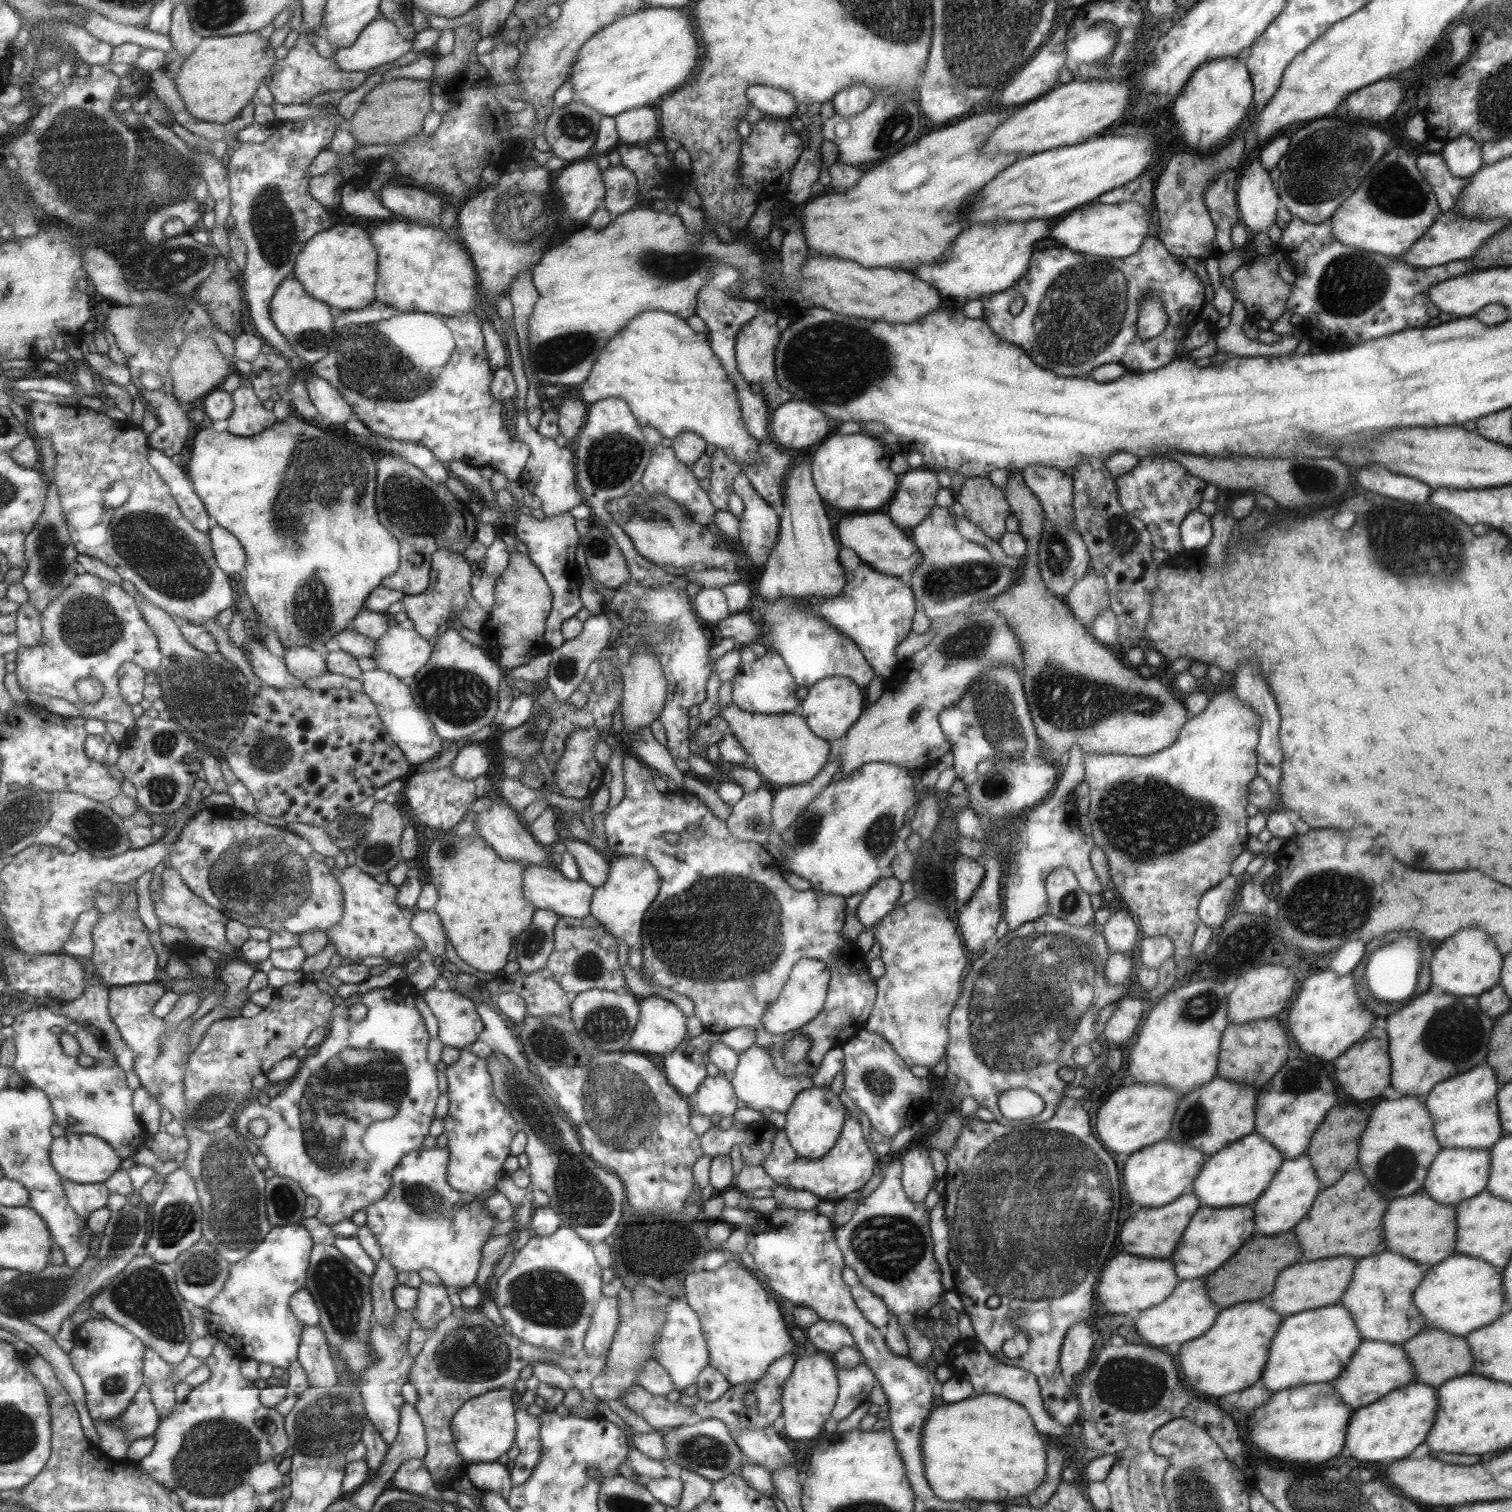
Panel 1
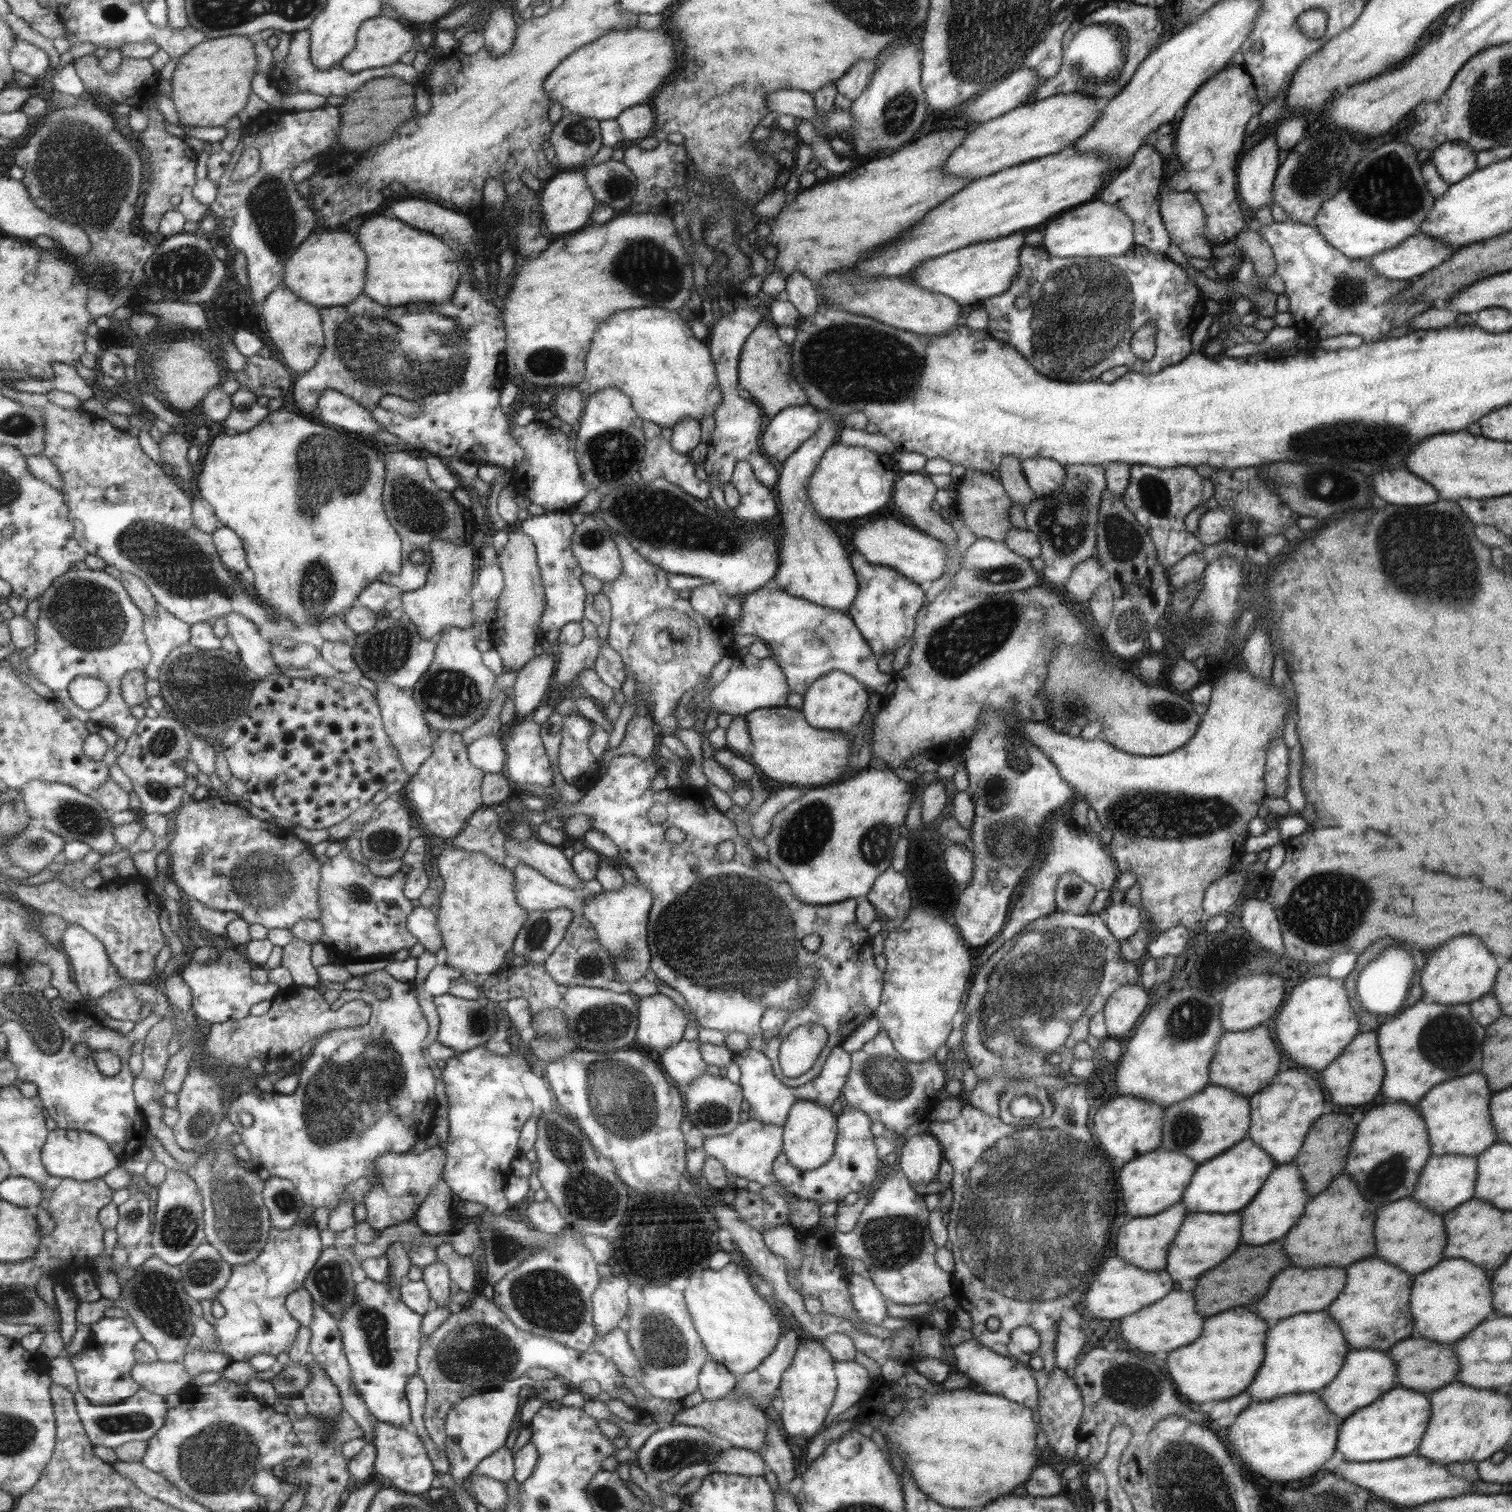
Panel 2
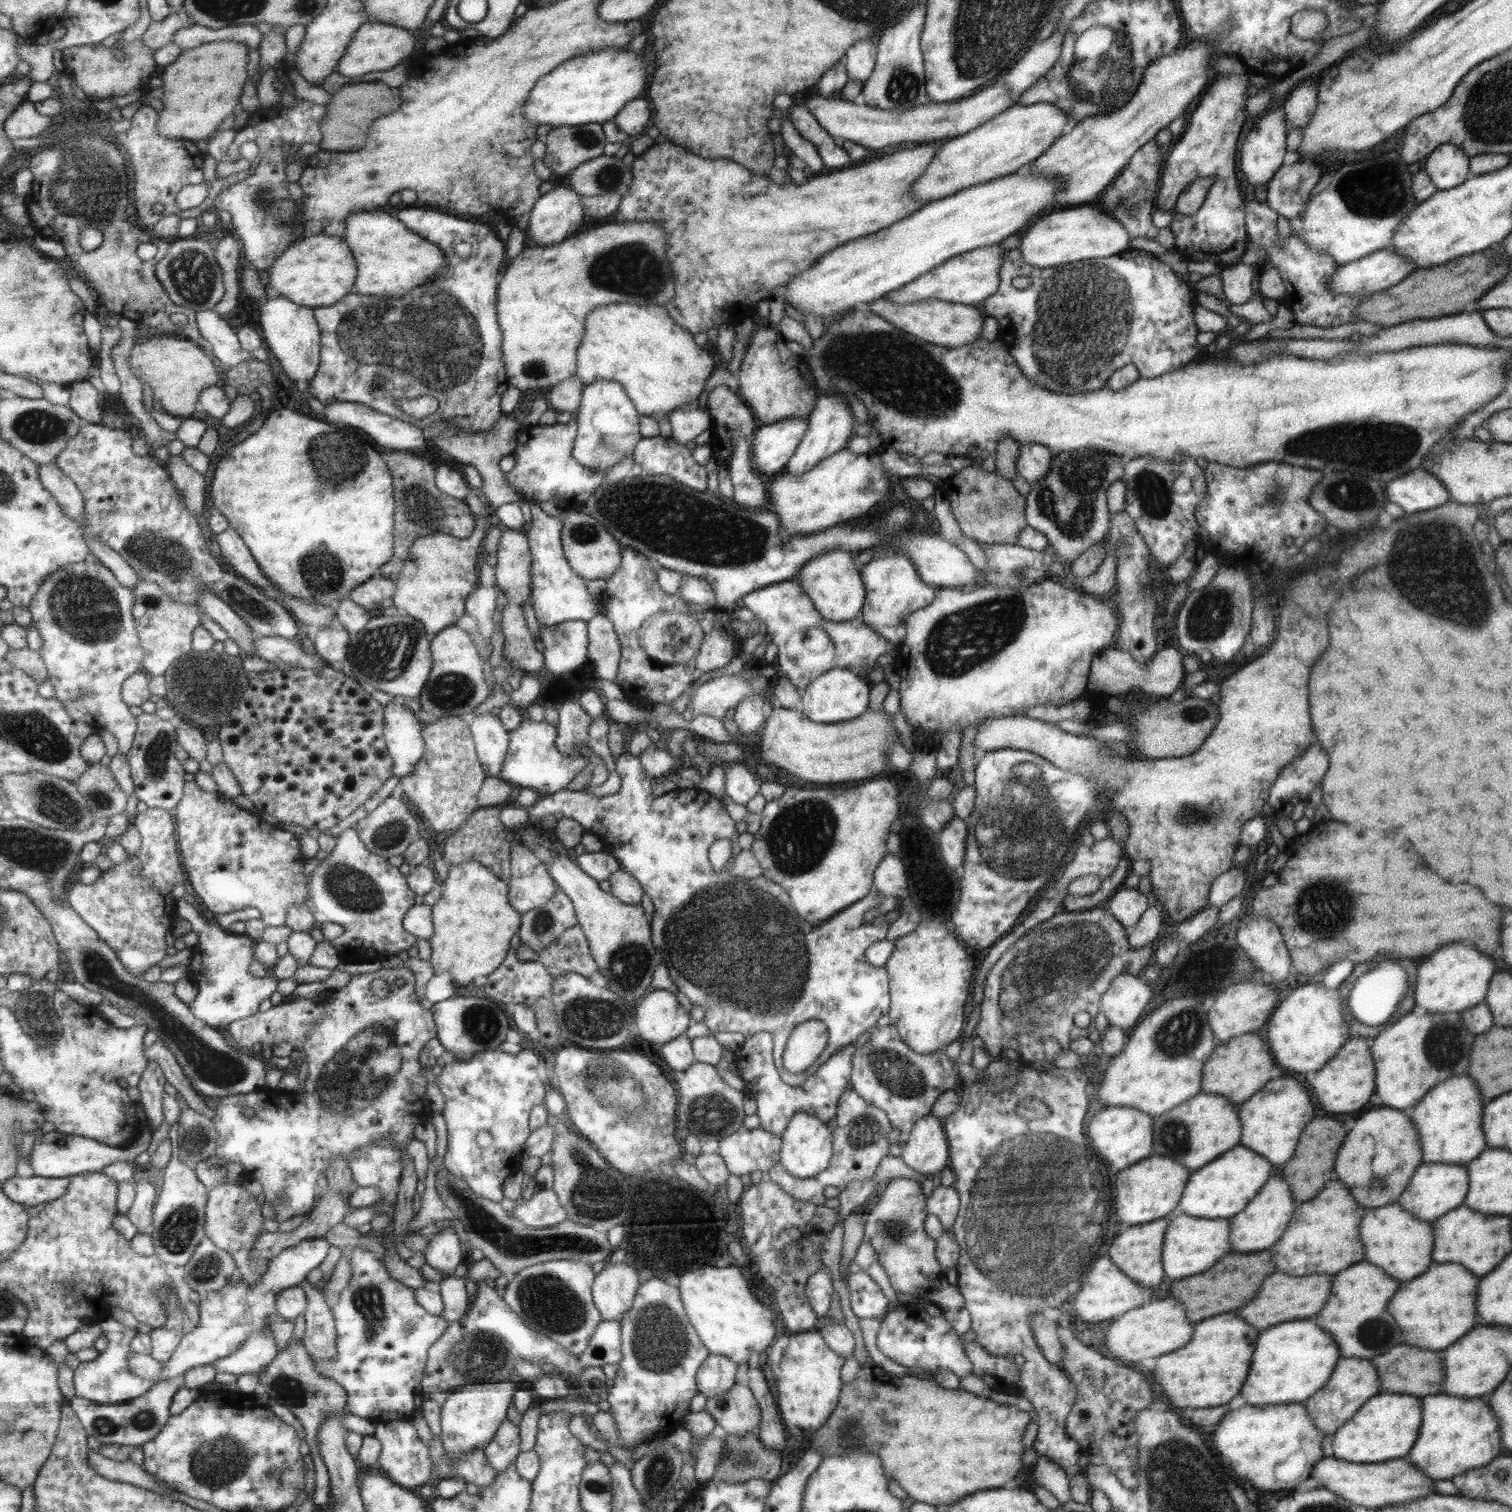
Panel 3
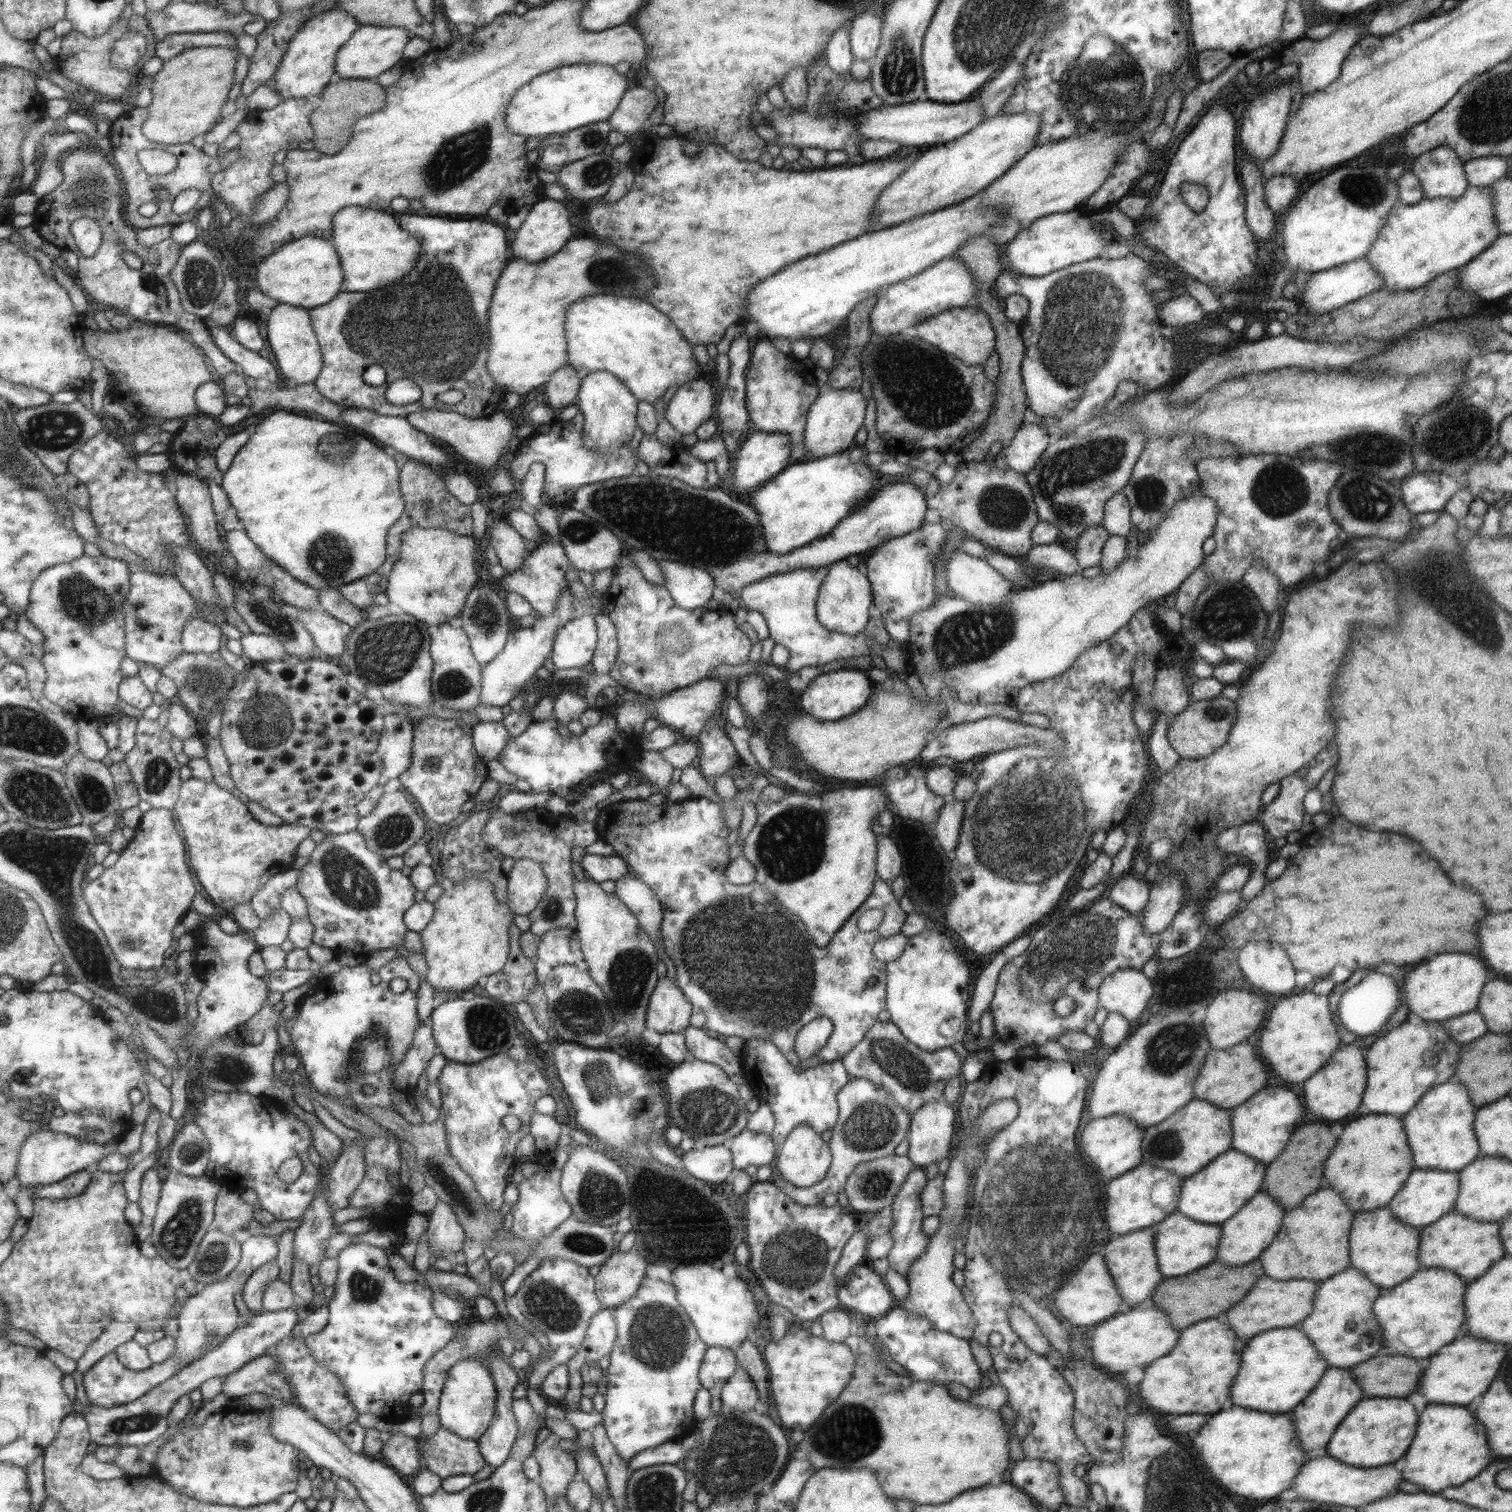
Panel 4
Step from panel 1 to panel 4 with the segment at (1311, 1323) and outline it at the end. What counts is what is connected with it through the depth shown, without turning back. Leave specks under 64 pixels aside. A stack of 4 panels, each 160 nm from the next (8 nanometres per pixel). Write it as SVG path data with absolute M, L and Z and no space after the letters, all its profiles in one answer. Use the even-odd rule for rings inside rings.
M1297 1328L1267 1330L1245 1344L1241 1368L1231 1386L1233 1405L1261 1412L1289 1413L1313 1390L1329 1366L1303 1330Z

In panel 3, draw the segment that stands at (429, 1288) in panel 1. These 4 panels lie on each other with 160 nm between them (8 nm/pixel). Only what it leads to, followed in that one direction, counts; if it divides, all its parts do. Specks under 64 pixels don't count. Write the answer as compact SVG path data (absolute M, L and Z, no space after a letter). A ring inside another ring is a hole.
M451 1225L441 1229L442 1231L431 1237L424 1250L424 1258L429 1266L439 1270L443 1278L446 1278L452 1274L466 1253Z

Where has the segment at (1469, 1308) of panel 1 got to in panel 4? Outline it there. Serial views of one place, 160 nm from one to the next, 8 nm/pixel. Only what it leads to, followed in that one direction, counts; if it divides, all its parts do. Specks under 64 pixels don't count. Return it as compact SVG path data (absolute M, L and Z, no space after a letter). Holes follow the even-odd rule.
M1425 1268L1414 1272L1407 1280L1393 1288L1383 1288L1375 1298L1372 1311L1383 1328L1387 1354L1403 1354L1413 1358L1433 1356L1441 1346L1449 1344L1457 1330L1463 1330L1465 1282L1445 1268ZM1423 1330L1423 1334L1421 1334ZM1397 1338L1397 1342L1395 1342Z

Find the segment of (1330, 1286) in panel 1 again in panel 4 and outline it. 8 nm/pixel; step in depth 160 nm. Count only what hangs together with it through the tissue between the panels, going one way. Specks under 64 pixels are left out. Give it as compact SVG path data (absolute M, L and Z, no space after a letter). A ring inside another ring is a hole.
M1259 1278L1257 1284L1249 1290L1249 1294L1227 1310L1227 1324L1235 1330L1239 1338L1251 1338L1263 1330L1271 1328L1296 1327L1309 1312L1313 1310L1313 1294L1317 1290L1315 1280L1273 1280L1273 1278Z

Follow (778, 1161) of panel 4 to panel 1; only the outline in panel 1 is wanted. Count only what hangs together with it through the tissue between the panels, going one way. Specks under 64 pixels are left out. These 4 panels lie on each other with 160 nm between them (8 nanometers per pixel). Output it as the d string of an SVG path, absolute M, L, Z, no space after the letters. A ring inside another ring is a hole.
M809 1088L801 1090L793 1099L785 1114L783 1132L791 1148L802 1157L819 1158L823 1156L838 1139L845 1121L845 1110L838 1096L830 1088Z

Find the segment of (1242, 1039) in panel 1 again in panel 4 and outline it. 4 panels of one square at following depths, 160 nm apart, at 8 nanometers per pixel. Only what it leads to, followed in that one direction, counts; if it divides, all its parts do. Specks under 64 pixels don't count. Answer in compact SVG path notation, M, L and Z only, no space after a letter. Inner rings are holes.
M1239 1042L1227 1050L1209 1050L1203 1066L1199 1068L1199 1076L1193 1084L1193 1099L1212 1102L1217 1108L1235 1108L1241 1102L1251 1098L1257 1090L1261 1090L1267 1082L1267 1070L1261 1064L1253 1046Z

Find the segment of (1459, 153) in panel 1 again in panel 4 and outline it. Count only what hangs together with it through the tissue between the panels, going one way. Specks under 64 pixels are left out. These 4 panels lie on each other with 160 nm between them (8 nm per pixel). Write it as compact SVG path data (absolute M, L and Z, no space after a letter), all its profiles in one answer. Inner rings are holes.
M1438 146L1422 153L1415 158L1411 172L1419 179L1424 196L1427 198L1459 198L1460 194L1468 187L1468 182L1463 170L1463 162L1460 162L1451 148Z

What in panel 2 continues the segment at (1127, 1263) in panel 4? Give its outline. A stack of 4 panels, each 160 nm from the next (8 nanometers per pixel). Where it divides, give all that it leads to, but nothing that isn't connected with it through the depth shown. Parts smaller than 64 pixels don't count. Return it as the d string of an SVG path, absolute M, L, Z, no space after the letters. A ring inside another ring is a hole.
M1182 1202L1168 1206L1165 1210L1141 1218L1133 1218L1127 1224L1123 1224L1117 1232L1115 1240L1115 1252L1129 1264L1143 1270L1163 1270L1166 1268L1166 1256L1169 1245L1178 1233L1183 1218L1188 1210Z

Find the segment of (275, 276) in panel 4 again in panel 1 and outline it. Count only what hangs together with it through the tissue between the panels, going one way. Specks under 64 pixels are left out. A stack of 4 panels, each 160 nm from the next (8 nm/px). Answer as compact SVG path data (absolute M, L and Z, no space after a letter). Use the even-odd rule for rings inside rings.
M339 224L323 234L317 234L298 256L294 270L293 276L334 311L361 310L377 300L375 288L379 278L379 252L373 246L371 232L367 228Z

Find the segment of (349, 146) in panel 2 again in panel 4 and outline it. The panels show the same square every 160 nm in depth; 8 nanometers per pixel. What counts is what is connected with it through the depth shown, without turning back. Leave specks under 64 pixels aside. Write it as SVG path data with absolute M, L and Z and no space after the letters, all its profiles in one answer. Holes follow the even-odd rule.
M341 78L337 83L331 83L322 94L321 104L311 115L311 124L315 130L314 149L325 154L339 154L349 146L351 132L363 117L383 110L386 95L383 85L376 79Z

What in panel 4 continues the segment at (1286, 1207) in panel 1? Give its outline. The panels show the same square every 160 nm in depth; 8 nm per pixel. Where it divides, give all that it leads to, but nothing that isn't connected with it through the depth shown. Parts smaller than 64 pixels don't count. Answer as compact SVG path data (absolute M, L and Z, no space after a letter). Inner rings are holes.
M1265 1191L1256 1192L1233 1216L1220 1224L1221 1236L1217 1247L1217 1260L1229 1266L1239 1266L1255 1260L1275 1238L1283 1218L1283 1206Z

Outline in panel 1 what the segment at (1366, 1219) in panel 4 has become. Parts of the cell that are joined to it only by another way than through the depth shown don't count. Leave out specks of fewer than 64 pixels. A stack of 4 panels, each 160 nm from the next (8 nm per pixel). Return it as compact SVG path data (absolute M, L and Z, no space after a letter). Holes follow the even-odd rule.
M1423 1189L1411 1196L1395 1198L1383 1214L1385 1242L1391 1252L1399 1252L1419 1264L1437 1264L1455 1254L1455 1208L1434 1201Z

